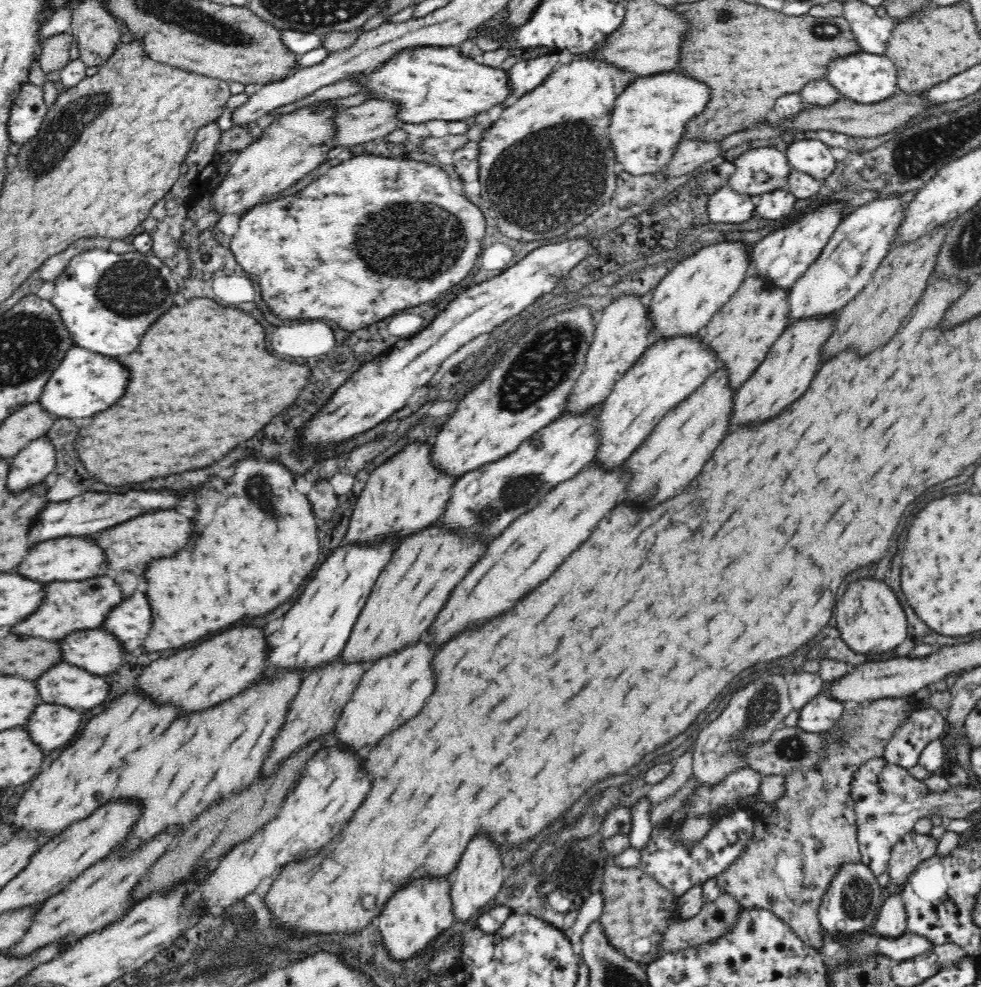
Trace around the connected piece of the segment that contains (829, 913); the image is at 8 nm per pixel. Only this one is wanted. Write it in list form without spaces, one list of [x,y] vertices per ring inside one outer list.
[[[864,863],[843,864],[830,881],[819,906],[821,929],[830,935],[851,935],[871,929],[871,924],[882,906],[882,892],[876,875]]]

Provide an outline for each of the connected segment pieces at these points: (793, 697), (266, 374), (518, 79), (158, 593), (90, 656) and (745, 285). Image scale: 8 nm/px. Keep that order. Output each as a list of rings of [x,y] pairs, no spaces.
[[[797,669],[786,679],[789,687],[789,699],[796,710],[806,706],[815,696],[820,695],[825,683],[821,680],[819,673],[810,673]]]
[[[194,298],[190,300],[186,306],[174,306],[170,308],[166,314],[162,314],[144,334],[144,340],[140,342],[140,346],[136,348],[136,352],[128,354],[128,356],[120,356],[118,362],[122,362],[128,370],[130,370],[130,380],[126,386],[124,396],[120,398],[118,404],[114,404],[112,408],[108,408],[106,412],[100,412],[92,418],[92,422],[88,426],[80,428],[80,434],[76,436],[76,452],[84,464],[84,468],[90,472],[90,476],[94,476],[98,482],[102,484],[110,484],[110,486],[122,486],[122,484],[134,484],[134,482],[146,482],[158,476],[170,476],[170,474],[178,474],[184,470],[194,470],[194,468],[204,468],[212,462],[216,462],[218,458],[222,458],[226,452],[230,452],[232,448],[236,448],[236,444],[248,440],[248,436],[254,436],[264,424],[268,424],[270,418],[274,418],[280,410],[284,410],[286,406],[290,406],[298,392],[304,388],[304,384],[308,382],[310,370],[306,366],[298,366],[292,362],[284,362],[276,356],[272,356],[266,350],[266,342],[264,342],[264,328],[248,314],[238,312],[234,308],[224,308],[208,298]]]
[[[547,53],[533,59],[521,60],[508,72],[510,98],[508,105],[514,104],[540,86],[552,74],[552,68],[558,63],[559,53]]]
[[[250,456],[250,458],[238,460],[234,464],[234,468],[236,468],[236,474],[234,476],[230,476],[230,478],[212,476],[206,484],[202,484],[202,488],[198,488],[194,492],[194,502],[198,506],[198,514],[194,516],[194,534],[192,534],[192,540],[188,540],[188,544],[176,556],[168,556],[168,558],[162,558],[162,560],[152,560],[148,564],[148,570],[146,570],[146,584],[148,584],[146,594],[148,594],[150,608],[152,608],[152,630],[150,630],[148,638],[144,638],[144,648],[148,652],[168,650],[168,648],[182,648],[182,646],[194,644],[196,640],[202,640],[206,636],[212,636],[214,632],[224,630],[224,628],[236,624],[238,620],[250,620],[250,618],[258,618],[258,616],[268,614],[276,606],[284,604],[300,588],[300,584],[304,582],[304,578],[318,564],[320,542],[318,542],[318,536],[316,536],[316,522],[314,522],[314,516],[312,516],[314,514],[313,508],[307,496],[304,493],[300,493],[294,485],[294,474],[275,457],[262,457],[262,462],[260,462],[260,458]]]
[[[104,630],[72,632],[60,640],[62,660],[102,676],[122,666],[124,650],[116,644],[116,638]]]
[[[748,273],[739,289],[710,319],[700,339],[718,355],[720,365],[728,371],[732,390],[740,388],[745,380],[760,367],[772,344],[790,324],[788,312],[789,289],[774,287],[770,280]]]

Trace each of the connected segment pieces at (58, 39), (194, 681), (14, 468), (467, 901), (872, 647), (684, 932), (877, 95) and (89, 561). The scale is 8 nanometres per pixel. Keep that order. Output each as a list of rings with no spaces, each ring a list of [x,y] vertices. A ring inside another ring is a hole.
[[[67,32],[44,39],[37,57],[44,73],[64,69],[70,63],[70,47],[73,35]]]
[[[250,624],[230,628],[210,638],[208,642],[198,644],[196,648],[156,660],[140,674],[138,686],[160,704],[180,706],[182,714],[200,712],[218,702],[224,702],[230,696],[240,694],[260,678],[268,658],[268,642],[266,634],[262,632],[264,628]]]
[[[46,437],[36,438],[32,444],[28,444],[24,450],[20,450],[14,456],[10,464],[6,488],[18,494],[42,482],[50,472],[54,472],[54,464],[56,464],[54,458],[56,458],[56,451]]]
[[[478,834],[472,838],[472,842],[468,844],[466,852],[462,854],[458,866],[456,866],[456,874],[452,878],[452,910],[456,915],[456,921],[461,920],[463,924],[472,918],[472,912],[478,912],[482,906],[486,906],[494,896],[498,895],[498,890],[502,888],[502,880],[504,880],[504,866],[502,866],[502,856],[498,846],[486,836],[486,834]]]
[[[858,580],[848,586],[844,596],[836,602],[836,622],[844,642],[860,654],[880,654],[890,652],[906,640],[908,620],[902,612],[902,606],[890,586],[878,580]]]
[[[721,892],[716,900],[706,902],[696,916],[671,924],[661,936],[659,948],[664,953],[672,953],[677,950],[682,950],[685,946],[693,947],[713,941],[735,925],[735,920],[741,910],[742,908],[734,896]]]
[[[860,51],[841,56],[828,64],[825,80],[837,88],[842,99],[849,99],[860,104],[874,104],[887,100],[900,92],[898,88],[898,70],[894,61],[886,54],[879,55]]]
[[[66,536],[60,540],[46,540],[36,544],[28,556],[16,566],[16,572],[24,578],[36,580],[36,582],[54,582],[54,580],[86,580],[98,574],[106,574],[108,564],[102,554],[102,548],[96,546],[90,538],[78,538],[78,536]]]

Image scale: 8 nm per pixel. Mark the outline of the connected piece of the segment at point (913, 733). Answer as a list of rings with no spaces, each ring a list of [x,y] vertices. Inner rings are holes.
[[[916,707],[886,745],[883,757],[905,769],[918,765],[920,753],[929,742],[945,734],[947,723],[936,708]]]

